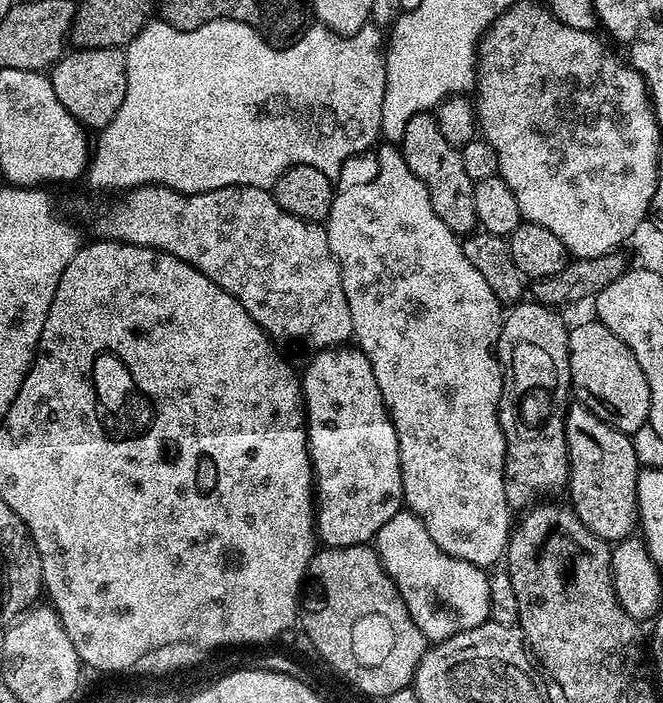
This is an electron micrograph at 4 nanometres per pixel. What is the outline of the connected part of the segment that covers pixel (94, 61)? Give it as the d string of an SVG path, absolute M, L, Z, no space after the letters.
M81 48L69 51L56 61L50 72L54 94L58 94L58 102L62 102L62 106L66 106L66 110L70 110L70 114L75 120L88 130L93 130L92 128L103 130L114 118L114 114L118 114L118 110L126 98L127 77L124 52L119 48Z

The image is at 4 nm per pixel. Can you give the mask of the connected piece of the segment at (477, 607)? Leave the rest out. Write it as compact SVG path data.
M401 510L394 514L394 518L378 530L374 547L425 641L445 640L454 634L462 634L462 630L474 630L474 626L489 623L489 573L477 564L443 552L438 542L430 538L430 530L426 530L411 511Z

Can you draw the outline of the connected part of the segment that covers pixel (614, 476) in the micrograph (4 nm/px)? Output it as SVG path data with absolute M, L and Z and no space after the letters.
M579 402L569 403L564 429L568 447L566 492L572 495L572 511L598 538L609 542L629 539L638 524L636 491L642 467L632 445L632 436L602 422Z

